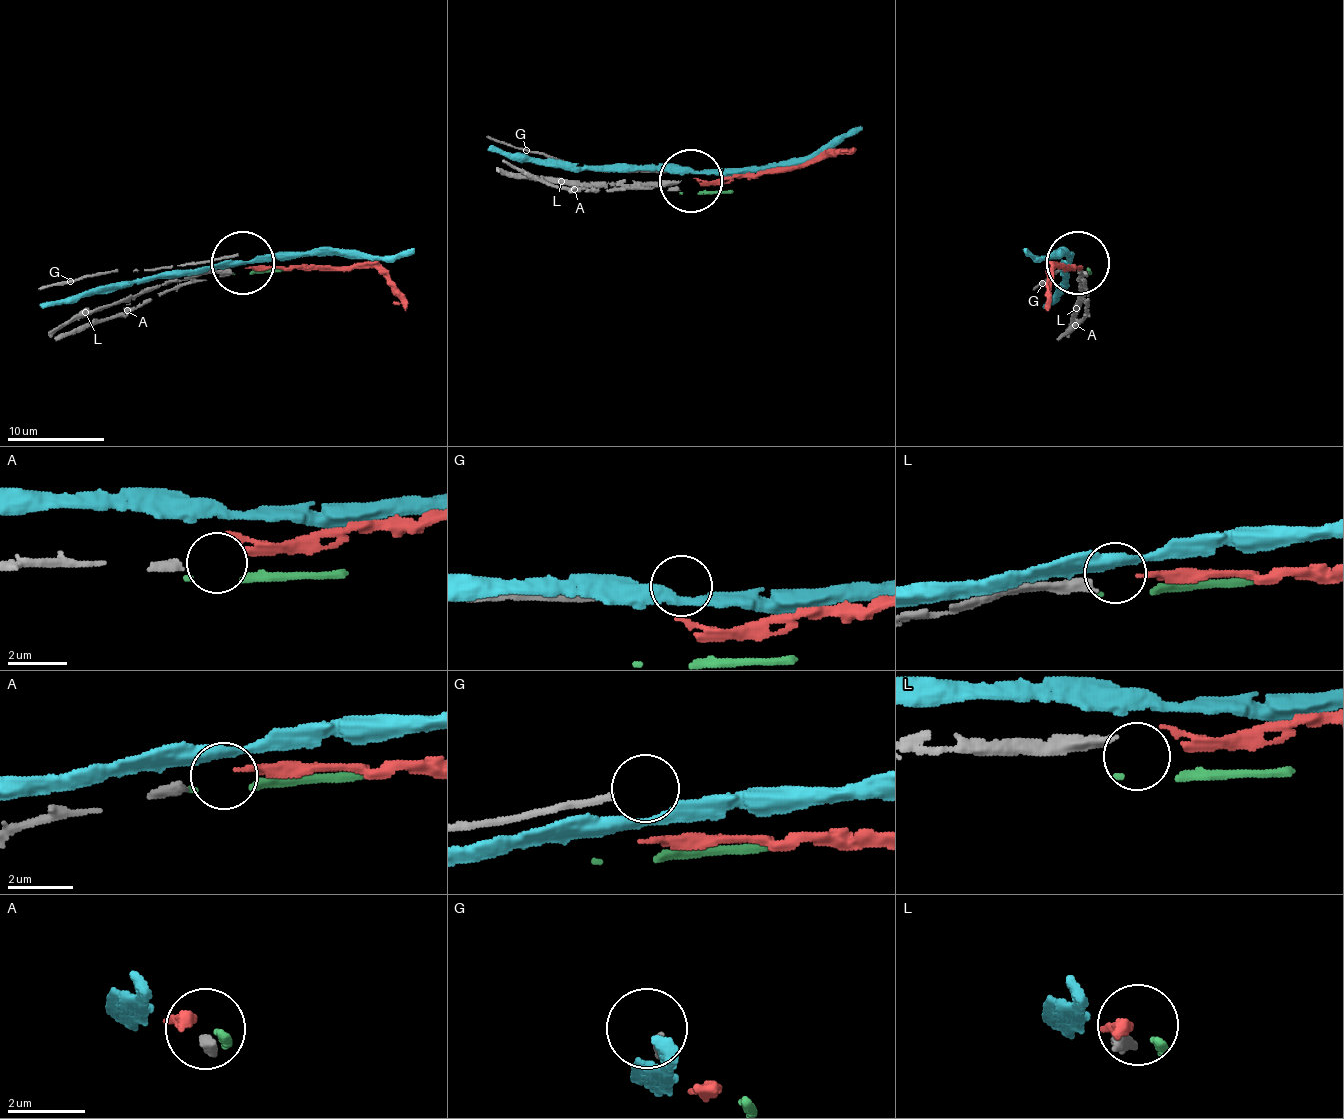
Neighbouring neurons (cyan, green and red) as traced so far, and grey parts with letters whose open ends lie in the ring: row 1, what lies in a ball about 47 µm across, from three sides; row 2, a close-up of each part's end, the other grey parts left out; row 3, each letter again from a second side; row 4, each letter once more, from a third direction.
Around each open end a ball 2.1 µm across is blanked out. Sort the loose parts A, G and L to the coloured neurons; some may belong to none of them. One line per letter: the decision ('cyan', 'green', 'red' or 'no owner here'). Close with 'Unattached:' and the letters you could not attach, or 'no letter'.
A: no owner here
G: no owner here
L: red
Unattached: A, G

